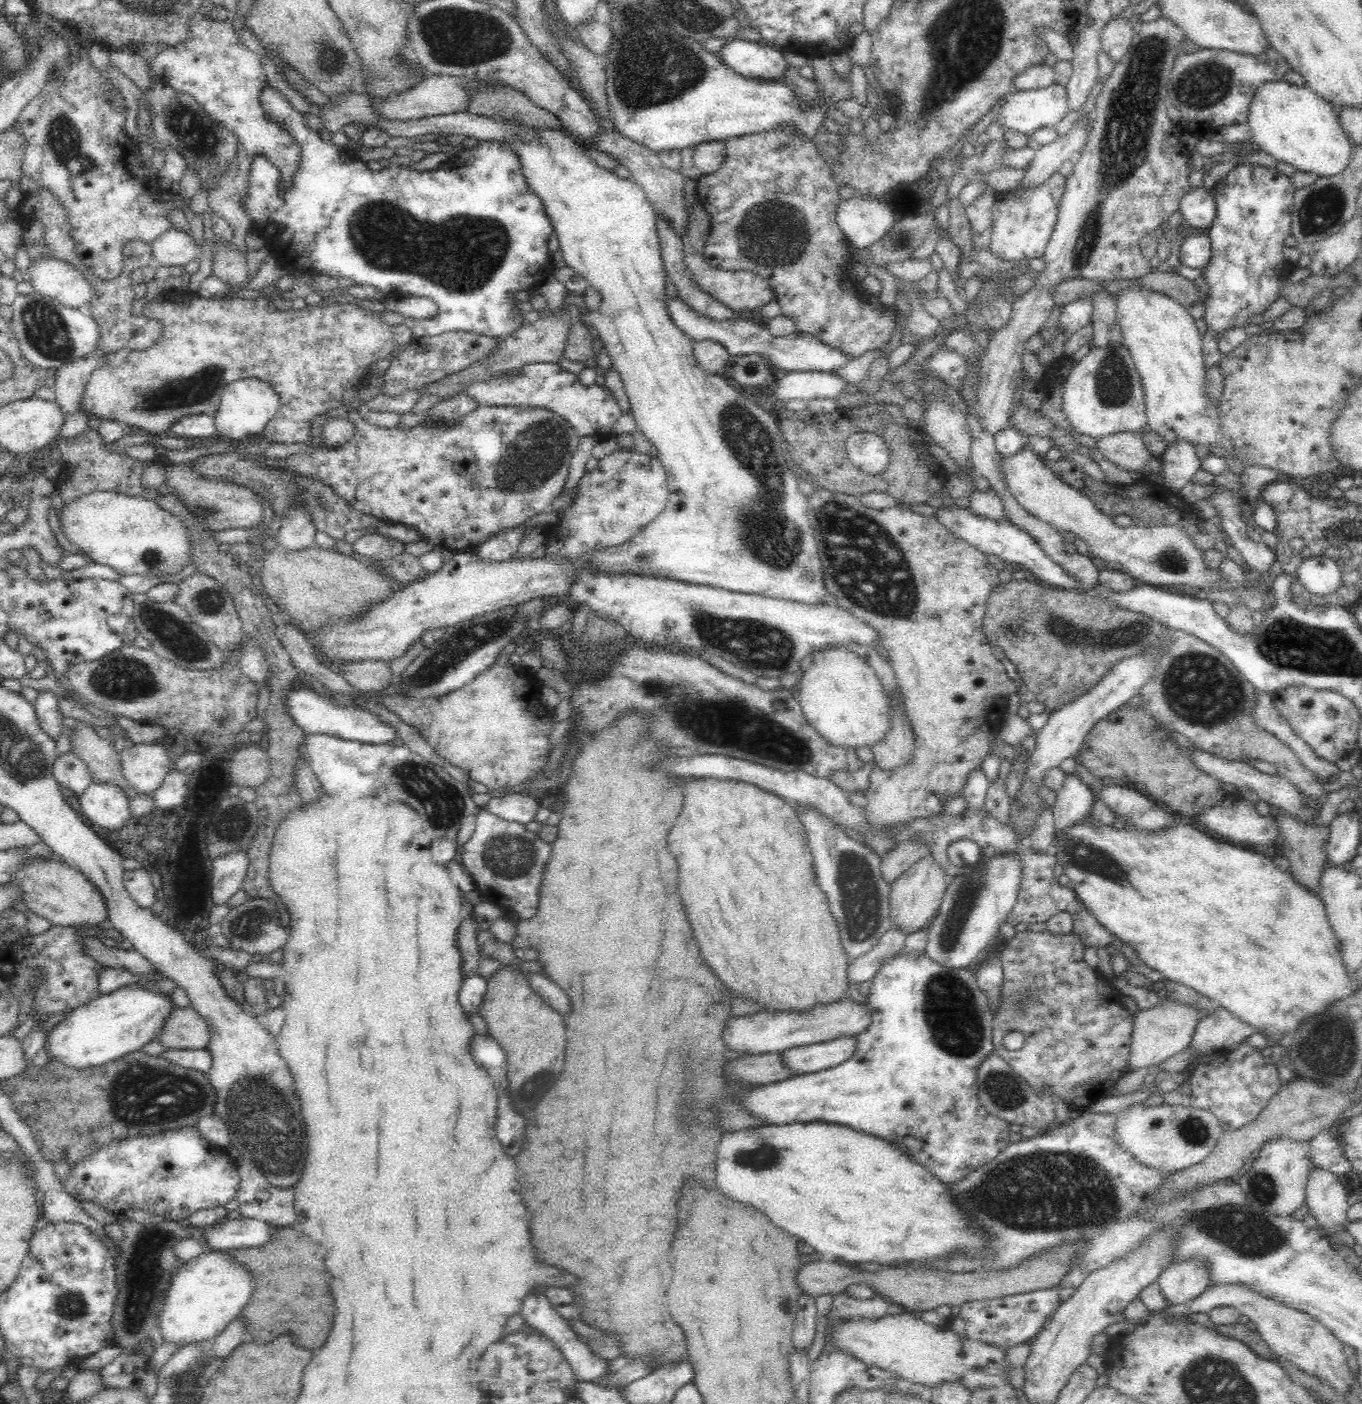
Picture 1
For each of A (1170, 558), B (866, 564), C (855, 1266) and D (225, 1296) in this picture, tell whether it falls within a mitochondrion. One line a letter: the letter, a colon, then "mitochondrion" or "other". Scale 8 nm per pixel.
A: mitochondrion
B: mitochondrion
C: other
D: other

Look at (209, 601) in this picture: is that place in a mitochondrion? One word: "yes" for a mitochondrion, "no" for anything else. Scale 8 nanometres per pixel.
yes

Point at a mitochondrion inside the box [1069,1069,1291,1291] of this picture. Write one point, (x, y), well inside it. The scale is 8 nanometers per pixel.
(1250, 1234)

